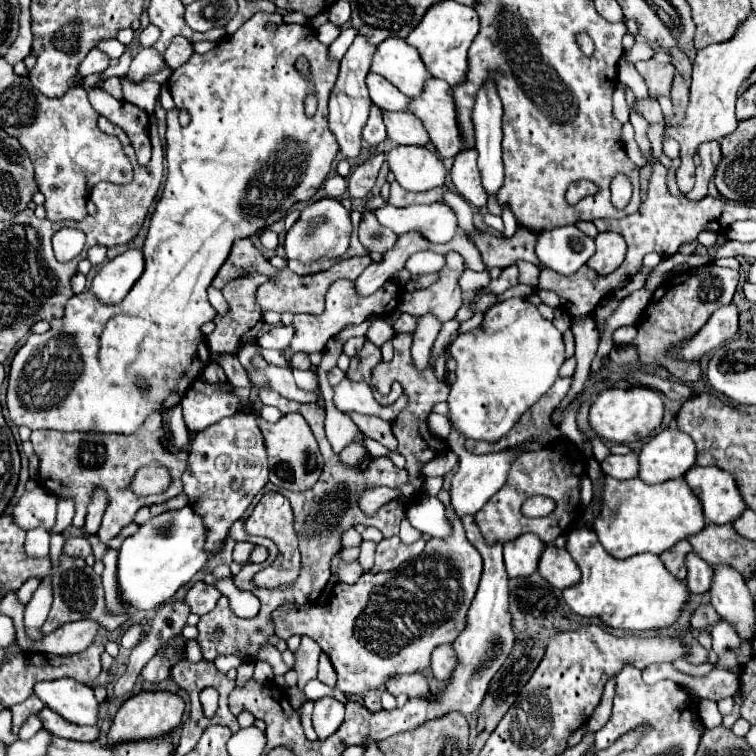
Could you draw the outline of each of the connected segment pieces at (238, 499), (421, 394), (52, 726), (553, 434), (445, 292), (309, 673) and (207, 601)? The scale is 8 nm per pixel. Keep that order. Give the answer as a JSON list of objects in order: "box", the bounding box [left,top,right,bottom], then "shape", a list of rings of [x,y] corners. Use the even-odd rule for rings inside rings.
[{"box":[182,411,268,553],"shape":[[[240,411],[200,431],[192,443],[188,469],[184,471],[182,481],[192,509],[204,517],[208,527],[206,549],[216,553],[224,545],[230,525],[242,517],[254,495],[268,483],[266,447],[264,437],[256,425],[256,417],[252,413]]]},{"box":[372,333,448,487],"shape":[[[396,333],[394,335],[394,359],[392,361],[380,361],[380,365],[376,365],[376,369],[372,369],[372,383],[376,385],[374,377],[386,377],[388,383],[400,381],[400,385],[404,387],[404,393],[410,395],[408,407],[392,423],[392,433],[396,435],[396,439],[400,443],[398,445],[398,453],[402,453],[406,457],[406,469],[410,473],[412,487],[420,487],[424,483],[420,467],[424,463],[428,463],[436,453],[440,453],[440,451],[446,449],[446,443],[442,439],[434,437],[428,431],[426,419],[428,419],[434,403],[446,401],[446,397],[448,397],[448,385],[436,381],[432,365],[428,365],[428,369],[424,373],[420,373],[420,371],[416,371],[416,367],[412,367],[414,363],[412,363],[412,357],[410,357],[410,343],[412,343],[412,337],[408,333]]]},{"box":[38,707,98,741],"shape":[[[44,707],[38,713],[44,729],[48,729],[50,733],[62,737],[62,739],[74,739],[74,741],[96,741],[98,737],[98,727],[80,727],[74,723],[68,723],[66,719],[62,719],[58,713],[54,713],[52,709]]]},{"box":[466,377,572,455],"shape":[[[572,377],[556,379],[552,389],[544,397],[540,397],[540,401],[536,401],[536,405],[532,409],[528,409],[528,413],[524,413],[524,417],[514,425],[514,429],[512,429],[512,433],[508,433],[508,437],[502,437],[496,443],[466,439],[466,449],[474,451],[478,455],[492,453],[492,451],[516,445],[532,435],[536,435],[543,445],[555,442],[561,437],[561,432],[550,425],[550,413],[552,413],[552,409],[556,409],[560,405],[560,401],[566,397],[570,387],[572,387]]]},{"box":[398,253,464,323],"shape":[[[446,253],[446,267],[440,271],[440,279],[422,291],[402,293],[398,309],[404,313],[432,313],[440,323],[454,319],[462,307],[462,291],[458,277],[464,271],[464,259],[458,253]]]},{"box":[294,637,320,691],"shape":[[[302,637],[300,649],[294,653],[294,657],[296,657],[294,671],[298,673],[298,689],[300,691],[306,687],[308,681],[312,681],[316,677],[318,655],[320,655],[320,645],[316,641],[312,641],[310,637]]]},{"box":[184,581,220,615],"shape":[[[198,581],[194,583],[186,595],[184,595],[184,603],[188,603],[190,607],[190,613],[196,613],[196,615],[204,615],[204,613],[210,613],[218,599],[220,599],[220,591],[212,585],[206,585],[204,581]]]}]

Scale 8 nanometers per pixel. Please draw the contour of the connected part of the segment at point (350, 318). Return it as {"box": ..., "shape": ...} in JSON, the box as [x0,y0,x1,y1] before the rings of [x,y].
{"box":[288,281,396,355],"shape":[[[334,281],[326,293],[326,309],[320,315],[294,315],[294,339],[292,345],[288,347],[288,353],[294,355],[298,351],[306,351],[306,353],[314,353],[314,351],[322,351],[328,343],[330,337],[338,335],[346,325],[358,325],[362,321],[366,321],[370,315],[380,315],[380,313],[390,313],[394,309],[394,285],[396,283],[388,283],[382,289],[378,289],[374,295],[370,297],[358,297],[354,293],[354,281]]]}

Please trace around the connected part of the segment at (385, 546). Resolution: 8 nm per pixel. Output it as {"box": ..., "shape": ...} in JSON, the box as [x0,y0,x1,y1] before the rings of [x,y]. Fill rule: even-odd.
{"box":[372,537,424,573],"shape":[[[392,537],[392,539],[382,539],[376,547],[376,561],[372,567],[372,573],[380,573],[380,571],[390,571],[396,569],[398,565],[402,565],[404,561],[418,557],[424,549],[424,539],[418,539],[410,545],[402,543],[400,537]]]}

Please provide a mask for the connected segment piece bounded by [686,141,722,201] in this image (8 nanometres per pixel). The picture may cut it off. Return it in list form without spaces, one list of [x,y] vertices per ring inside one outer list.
[[[706,141],[706,143],[702,143],[700,149],[698,149],[698,155],[700,155],[700,167],[696,167],[696,185],[694,185],[694,189],[686,195],[686,197],[692,199],[692,201],[698,201],[698,199],[706,197],[708,181],[712,179],[712,175],[714,175],[714,171],[716,171],[716,165],[718,165],[720,159],[722,159],[720,143],[718,143],[718,141]]]

